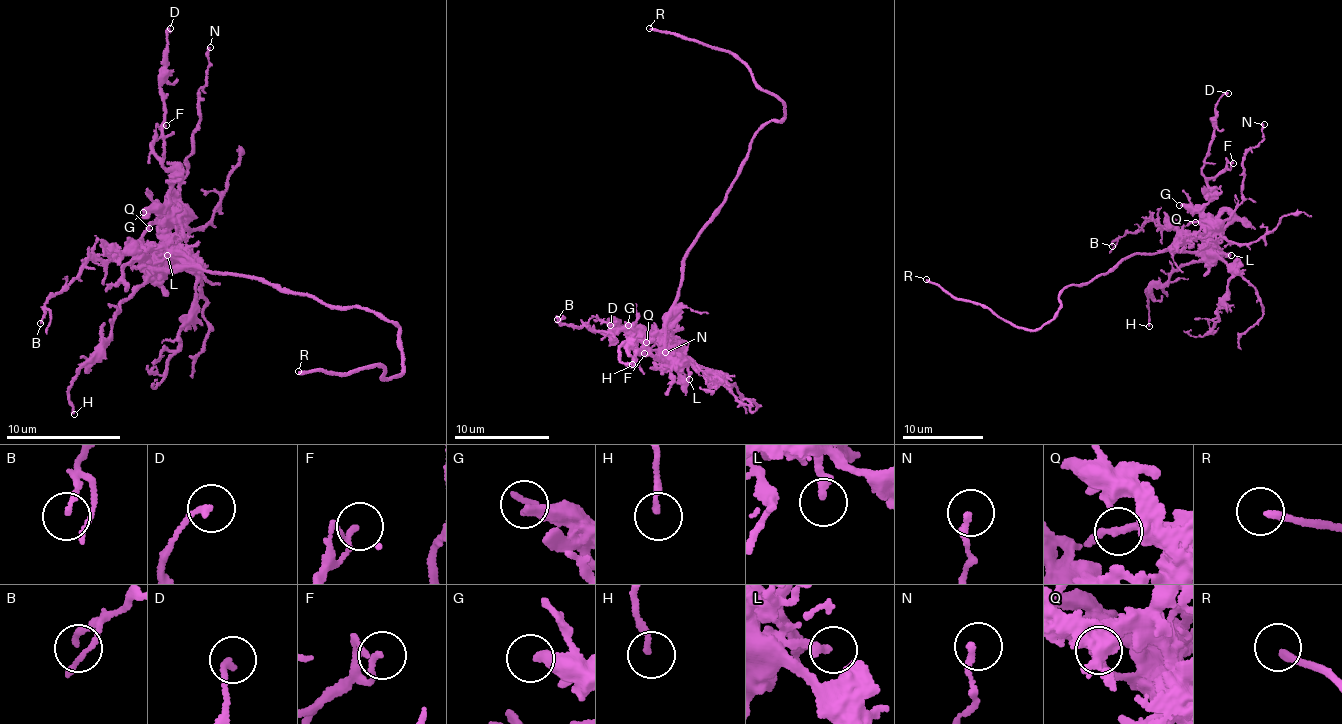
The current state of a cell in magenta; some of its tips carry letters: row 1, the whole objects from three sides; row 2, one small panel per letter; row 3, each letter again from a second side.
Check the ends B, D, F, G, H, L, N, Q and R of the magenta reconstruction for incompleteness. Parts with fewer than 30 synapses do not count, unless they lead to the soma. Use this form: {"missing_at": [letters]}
{"missing_at": ["G", "R"]}

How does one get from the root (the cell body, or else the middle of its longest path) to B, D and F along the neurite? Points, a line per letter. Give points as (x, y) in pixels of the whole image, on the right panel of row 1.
B: (1113, 270), (1137, 253), (1180, 249), (1186, 237), (1148, 221), (1112, 246)
D: (1113, 270), (1137, 253), (1177, 248), (1200, 228), (1200, 208), (1208, 203), (1201, 166), (1214, 105), (1228, 93)
F: (1113, 270), (1137, 253), (1162, 252), (1192, 239), (1200, 228), (1200, 208), (1208, 203), (1207, 181), (1233, 163)

